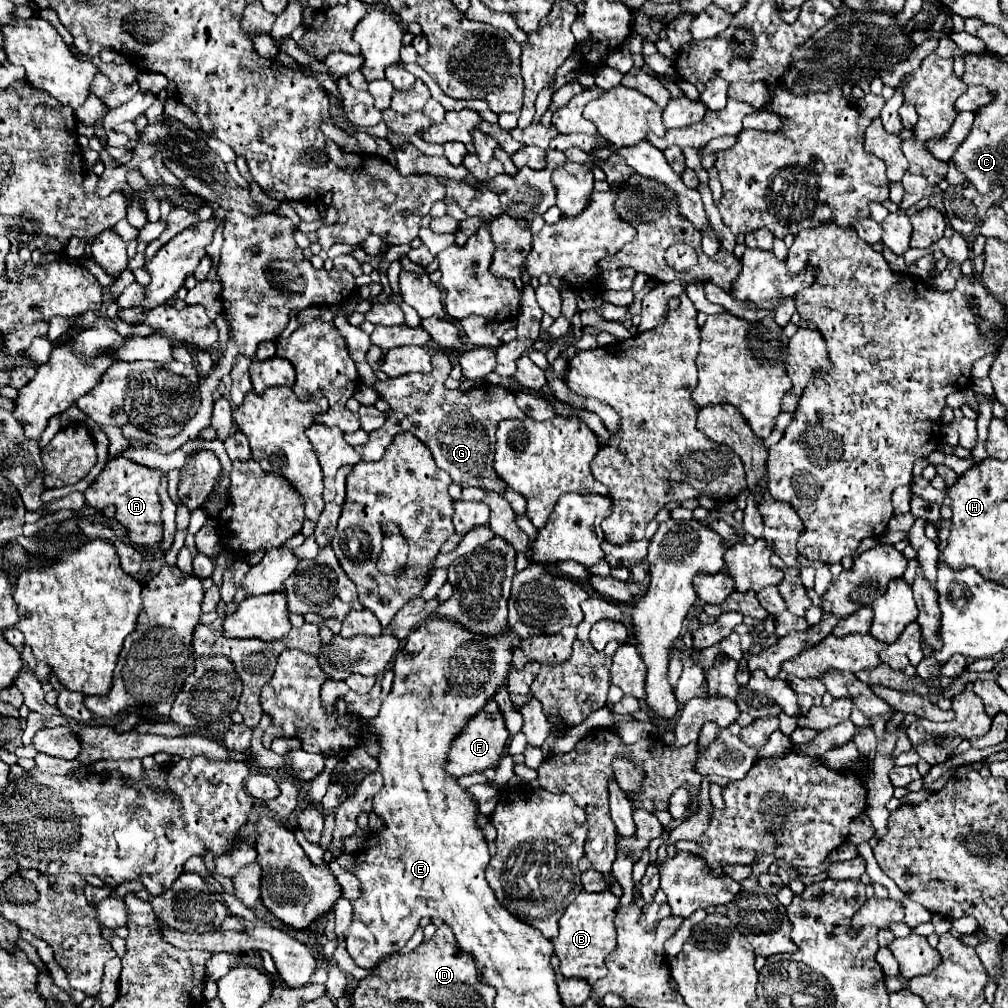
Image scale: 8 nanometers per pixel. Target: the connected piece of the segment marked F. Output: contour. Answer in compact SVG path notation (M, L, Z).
M489 700L489 704L485 704L485 708L477 712L477 716L469 720L469 724L465 724L465 732L457 734L457 740L453 740L453 748L449 750L449 760L445 764L445 770L449 770L451 776L459 778L463 774L483 772L487 768L493 768L505 750L507 738L509 730L505 726L505 718L497 708L495 700Z

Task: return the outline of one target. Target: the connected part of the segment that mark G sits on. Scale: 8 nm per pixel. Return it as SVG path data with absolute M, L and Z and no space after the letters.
M437 352L431 356L433 370L429 374L405 374L397 378L389 378L385 382L367 384L373 388L379 398L389 404L387 420L379 430L369 434L369 442L359 446L361 460L377 462L381 460L385 448L399 432L415 434L431 452L439 468L449 472L455 484L461 488L477 486L493 490L511 504L515 514L525 514L525 498L509 488L493 468L493 454L495 454L495 430L497 424L505 418L523 418L525 414L515 404L515 394L503 386L483 384L469 390L449 390L445 380L453 368L453 362L443 354Z

